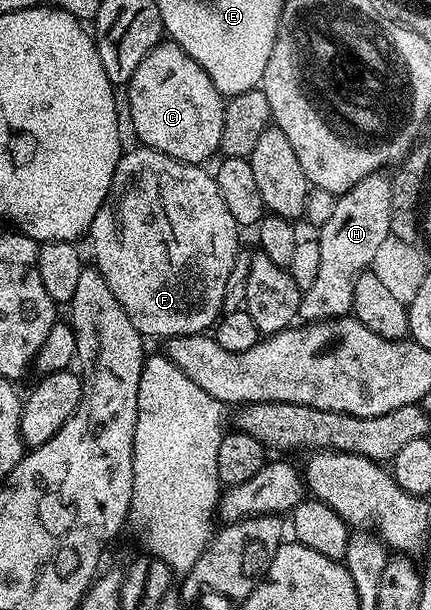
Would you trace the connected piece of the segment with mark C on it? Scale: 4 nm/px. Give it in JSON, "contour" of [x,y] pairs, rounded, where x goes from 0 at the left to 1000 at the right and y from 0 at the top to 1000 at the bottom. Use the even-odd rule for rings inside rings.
{"contour":[[[381,64],[355,77],[348,90],[339,90],[339,97],[329,97],[329,103],[320,107],[320,116],[311,116],[311,123],[297,131],[292,151],[306,211],[327,239],[364,244],[404,261],[462,272],[510,251],[522,161],[497,143],[487,123],[478,123],[464,105],[441,97],[441,90],[432,90],[432,84],[422,84],[422,77],[413,77],[406,67]]]}

